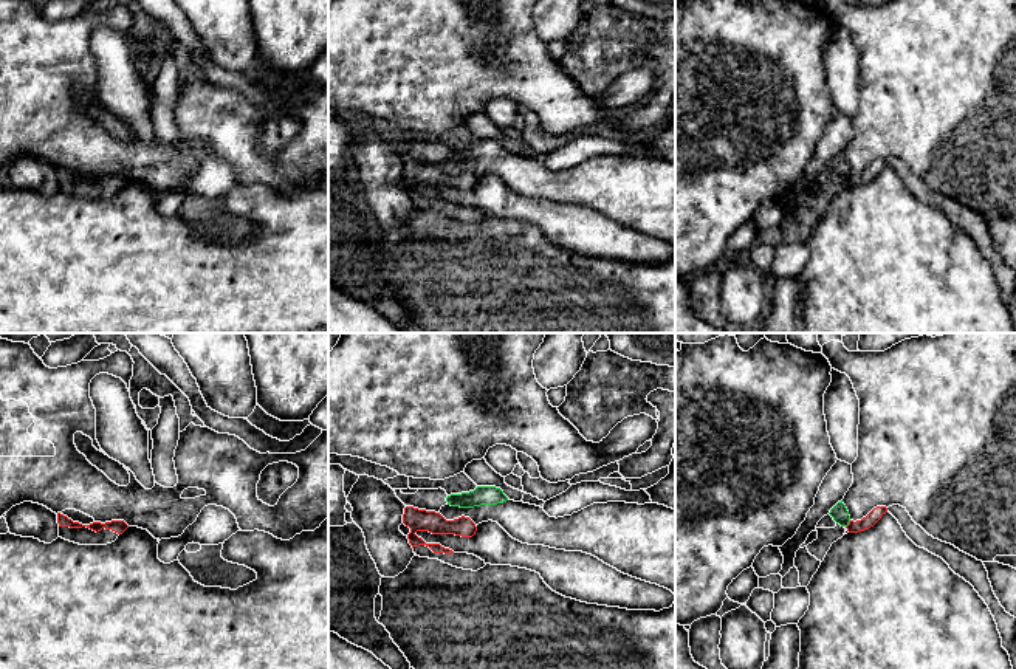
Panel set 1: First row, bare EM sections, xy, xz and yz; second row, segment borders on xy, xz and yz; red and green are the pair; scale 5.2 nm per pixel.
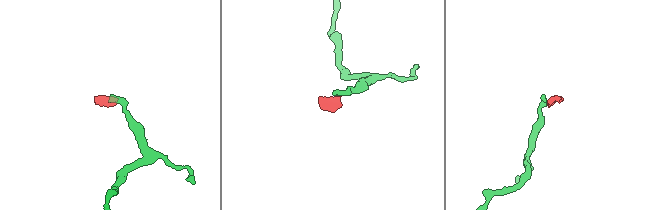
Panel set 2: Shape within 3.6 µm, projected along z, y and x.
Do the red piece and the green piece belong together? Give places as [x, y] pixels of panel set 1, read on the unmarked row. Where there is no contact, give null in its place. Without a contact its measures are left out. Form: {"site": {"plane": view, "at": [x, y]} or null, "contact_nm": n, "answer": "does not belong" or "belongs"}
{"site": {"plane": "yz", "at": [849, 177]}, "contact_nm": 50, "answer": "does not belong"}

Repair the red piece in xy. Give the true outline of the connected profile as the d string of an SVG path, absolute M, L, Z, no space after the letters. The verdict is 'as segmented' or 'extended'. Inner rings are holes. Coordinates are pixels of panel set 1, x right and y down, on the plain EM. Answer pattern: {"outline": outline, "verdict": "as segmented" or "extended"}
{"outline": "M57 166L59 190L79 198L107 198L118 192L129 178L124 173L82 178Z", "verdict": "extended"}

